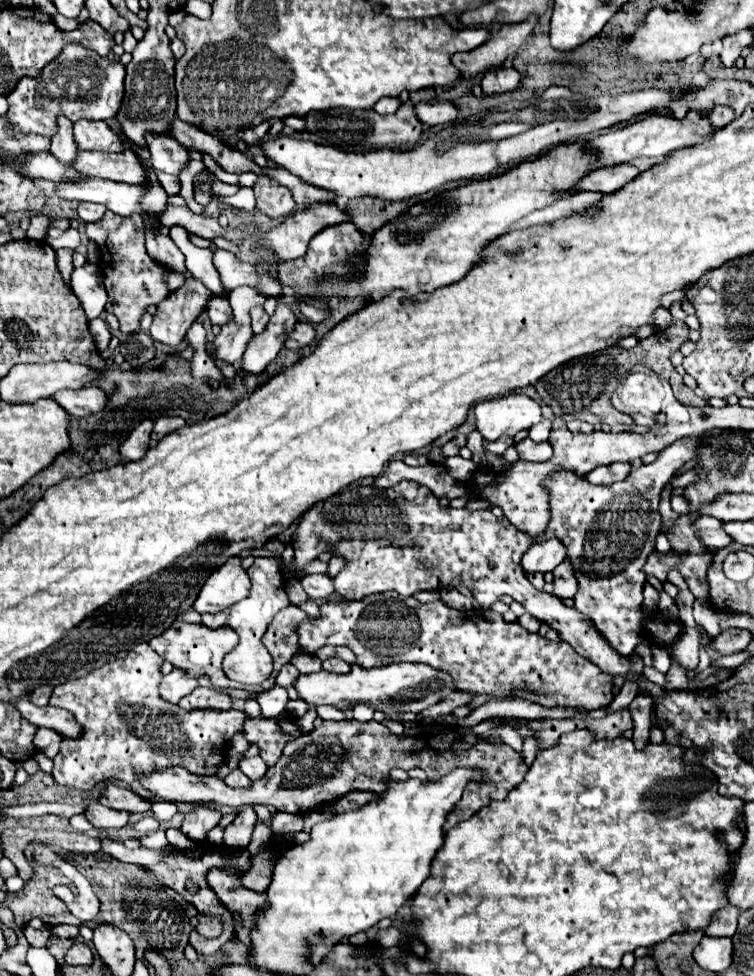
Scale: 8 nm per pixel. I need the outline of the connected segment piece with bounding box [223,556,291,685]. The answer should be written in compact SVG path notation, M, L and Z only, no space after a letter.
M255 558L253 566L247 570L251 578L249 596L237 602L231 608L229 626L239 634L239 643L223 660L223 670L231 680L241 682L243 685L257 685L266 680L273 671L273 659L267 649L261 644L261 636L265 634L273 616L287 608L291 602L285 594L285 580L281 562L273 558Z

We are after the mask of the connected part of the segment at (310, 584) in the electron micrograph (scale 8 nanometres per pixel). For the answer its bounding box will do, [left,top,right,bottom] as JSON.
[303,574,335,600]

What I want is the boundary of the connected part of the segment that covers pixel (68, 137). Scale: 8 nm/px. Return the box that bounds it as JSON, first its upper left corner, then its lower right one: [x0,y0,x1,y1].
[51,116,79,164]

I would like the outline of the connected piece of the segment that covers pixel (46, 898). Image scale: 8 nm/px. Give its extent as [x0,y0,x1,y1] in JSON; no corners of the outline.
[5,860,71,928]

